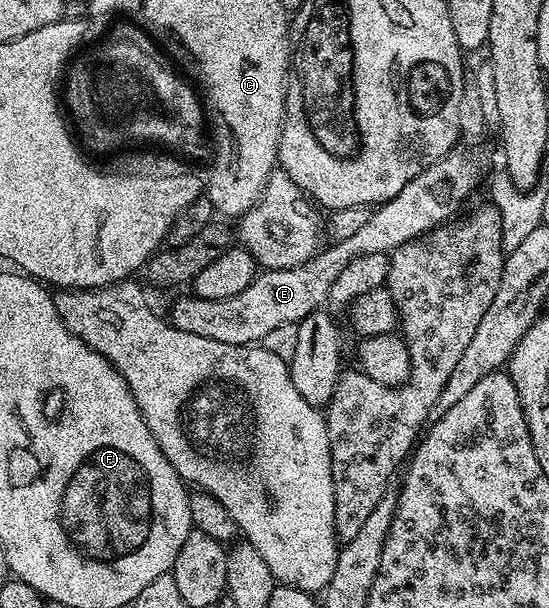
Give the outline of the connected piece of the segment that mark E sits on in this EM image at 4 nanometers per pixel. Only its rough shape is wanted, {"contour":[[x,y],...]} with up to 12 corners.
{"contour":[[460,149],[302,265],[234,297],[182,297],[172,326],[257,344],[327,302],[356,257],[447,224],[480,171]]}

